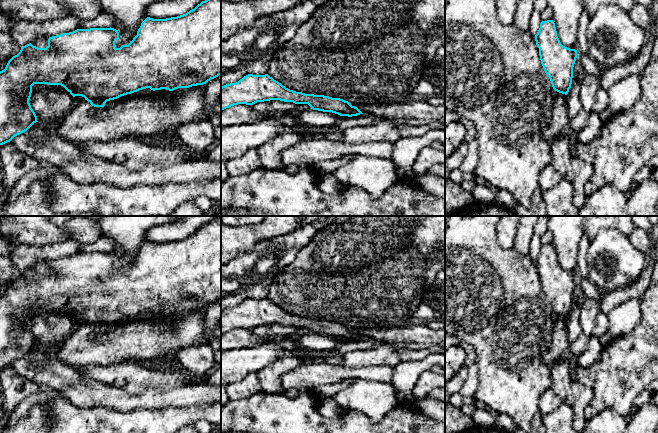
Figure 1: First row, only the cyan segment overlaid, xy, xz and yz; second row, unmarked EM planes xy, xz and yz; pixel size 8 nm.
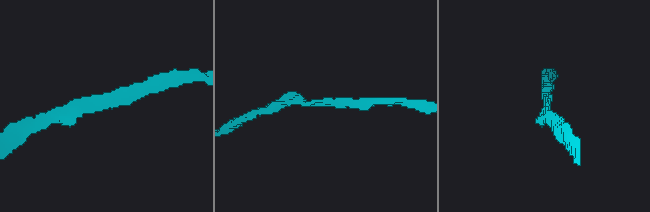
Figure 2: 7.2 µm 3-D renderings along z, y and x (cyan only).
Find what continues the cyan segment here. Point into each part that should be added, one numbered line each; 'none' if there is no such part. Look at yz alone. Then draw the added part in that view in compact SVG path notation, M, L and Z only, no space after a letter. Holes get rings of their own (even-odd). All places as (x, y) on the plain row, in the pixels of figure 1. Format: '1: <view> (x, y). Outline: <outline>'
none

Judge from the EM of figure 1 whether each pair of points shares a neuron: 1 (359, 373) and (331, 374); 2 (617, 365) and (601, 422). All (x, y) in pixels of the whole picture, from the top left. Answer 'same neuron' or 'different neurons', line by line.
1: same neuron
2: different neurons

